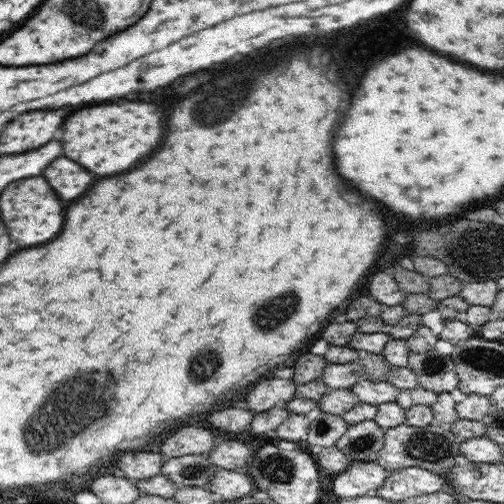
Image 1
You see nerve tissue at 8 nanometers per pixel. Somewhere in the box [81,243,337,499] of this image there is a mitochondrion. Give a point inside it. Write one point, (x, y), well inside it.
(277, 468)

